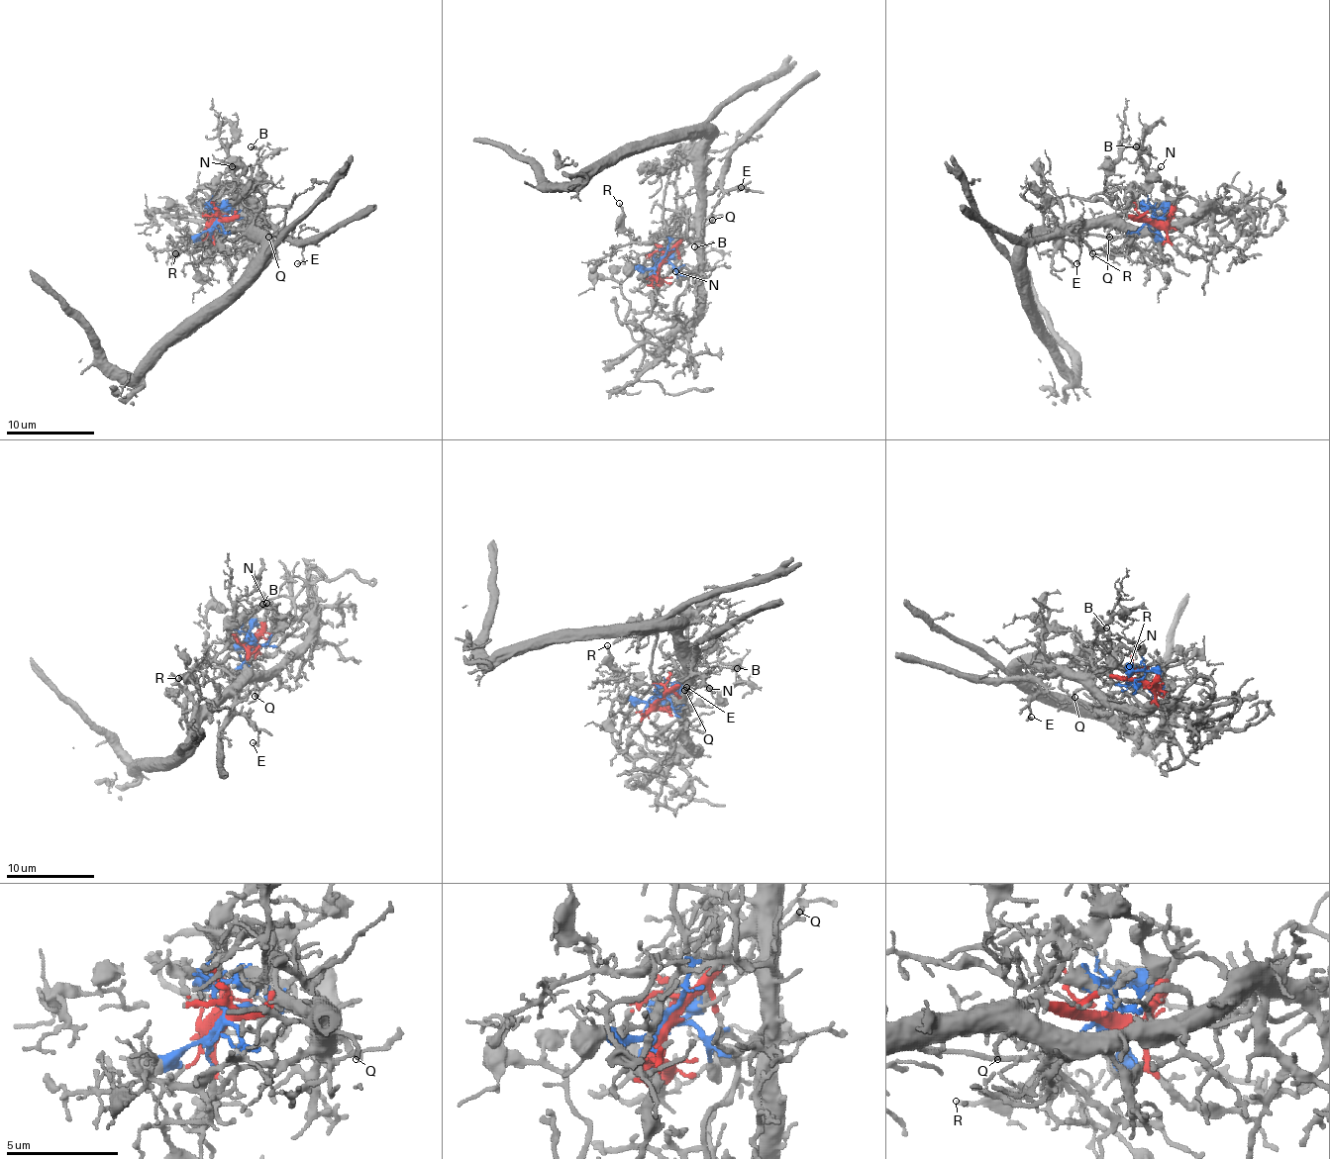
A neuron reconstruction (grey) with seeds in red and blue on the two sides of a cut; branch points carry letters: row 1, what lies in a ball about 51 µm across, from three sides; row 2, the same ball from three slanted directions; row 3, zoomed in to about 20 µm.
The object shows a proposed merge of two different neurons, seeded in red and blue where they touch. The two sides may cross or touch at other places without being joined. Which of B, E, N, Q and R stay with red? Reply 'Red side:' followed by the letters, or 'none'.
Red side: E, Q

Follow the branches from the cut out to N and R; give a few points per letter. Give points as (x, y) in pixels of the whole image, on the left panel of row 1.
N: (216, 222), (209, 204), (212, 184), (232, 167)
R: (216, 222), (225, 231), (203, 246), (187, 241), (176, 253)

